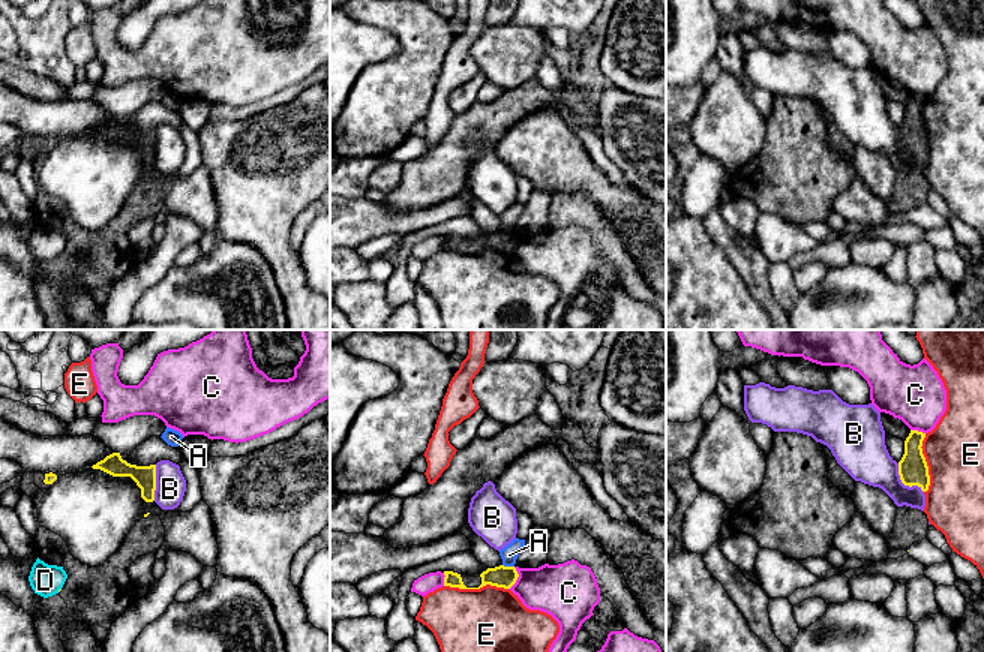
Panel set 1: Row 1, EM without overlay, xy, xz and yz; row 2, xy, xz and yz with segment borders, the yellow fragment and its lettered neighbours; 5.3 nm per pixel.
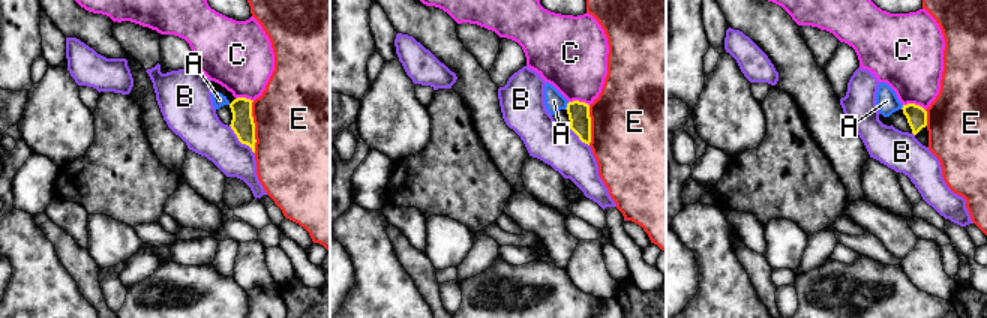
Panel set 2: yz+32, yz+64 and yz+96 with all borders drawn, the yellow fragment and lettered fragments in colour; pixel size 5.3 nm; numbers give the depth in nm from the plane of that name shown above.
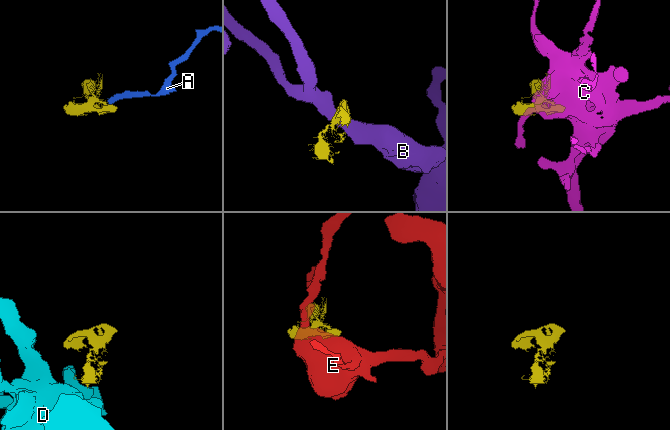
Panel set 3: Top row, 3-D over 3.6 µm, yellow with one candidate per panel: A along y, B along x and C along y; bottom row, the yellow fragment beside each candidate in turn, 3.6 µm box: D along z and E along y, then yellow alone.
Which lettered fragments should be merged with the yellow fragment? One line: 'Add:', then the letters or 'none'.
Add: none

